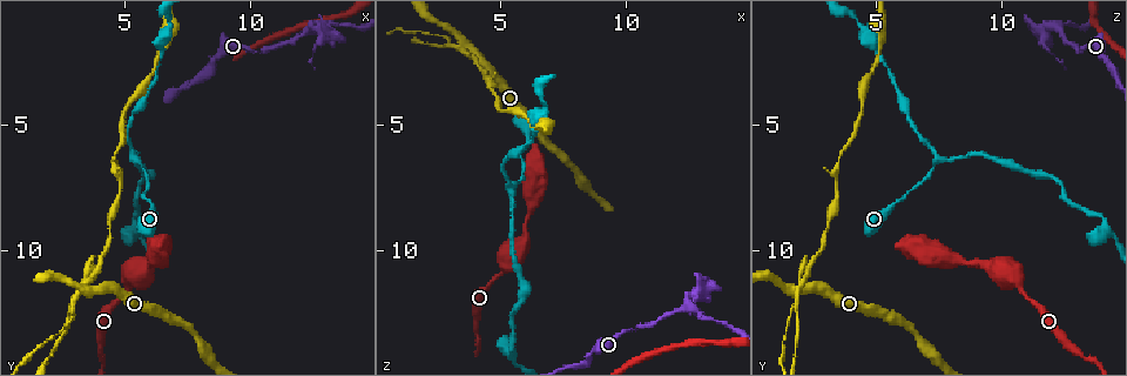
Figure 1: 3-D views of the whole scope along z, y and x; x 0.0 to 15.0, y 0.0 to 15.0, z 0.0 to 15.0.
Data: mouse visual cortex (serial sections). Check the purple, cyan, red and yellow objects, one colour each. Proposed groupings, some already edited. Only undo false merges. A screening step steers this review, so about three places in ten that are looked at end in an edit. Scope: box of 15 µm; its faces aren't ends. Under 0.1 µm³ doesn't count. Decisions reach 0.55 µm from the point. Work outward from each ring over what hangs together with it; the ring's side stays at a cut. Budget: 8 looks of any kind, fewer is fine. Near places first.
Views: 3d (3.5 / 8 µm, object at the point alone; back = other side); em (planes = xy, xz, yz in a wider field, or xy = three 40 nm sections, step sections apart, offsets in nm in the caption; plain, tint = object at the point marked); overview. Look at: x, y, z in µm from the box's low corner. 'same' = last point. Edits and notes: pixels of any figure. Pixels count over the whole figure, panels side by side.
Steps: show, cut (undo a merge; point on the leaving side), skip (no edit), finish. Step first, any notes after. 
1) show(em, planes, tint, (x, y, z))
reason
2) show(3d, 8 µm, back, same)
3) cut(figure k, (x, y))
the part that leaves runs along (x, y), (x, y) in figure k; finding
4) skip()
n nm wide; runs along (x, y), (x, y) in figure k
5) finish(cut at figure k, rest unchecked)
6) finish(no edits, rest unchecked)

show(3d, 3.5 µm, (12.4, 1.1, 12.3))
calibre changes

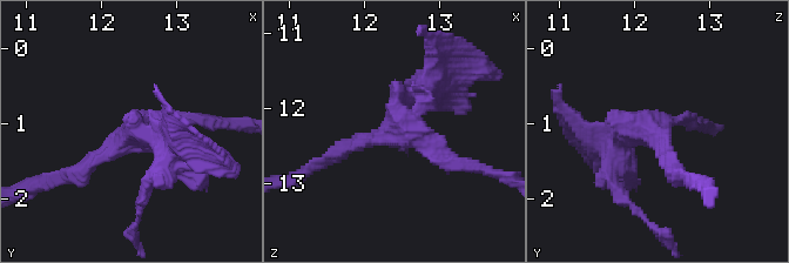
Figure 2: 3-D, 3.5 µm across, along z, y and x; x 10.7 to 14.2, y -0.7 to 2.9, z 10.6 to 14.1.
show(em, xy, step 5, tint, (12.45, 1.15, 12.25))
need the tissue

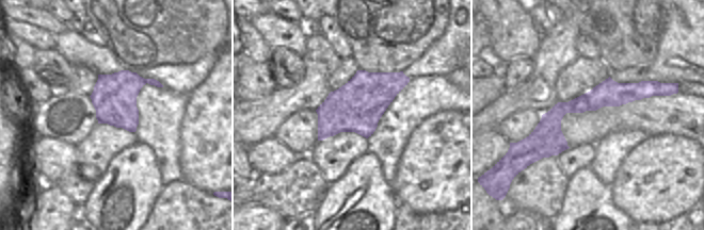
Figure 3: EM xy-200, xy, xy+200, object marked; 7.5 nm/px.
cut(figure 2, (180, 143))
the part that leaves runs along (161, 145), (132, 230) in figure 2; two cells meet here

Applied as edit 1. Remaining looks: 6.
show(overview)
see it whole again

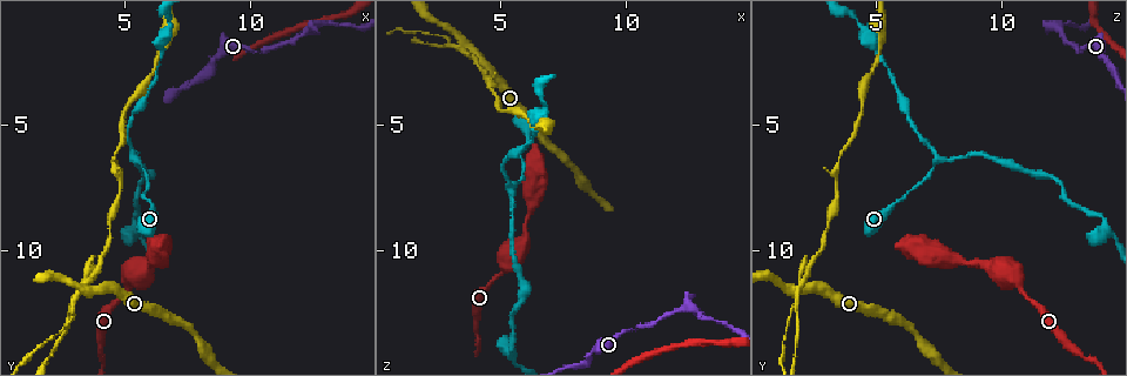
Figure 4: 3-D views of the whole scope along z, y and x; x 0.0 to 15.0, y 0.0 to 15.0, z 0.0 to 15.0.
show(3d, 3.5 µm, (14.2, 1.1, 13.1))

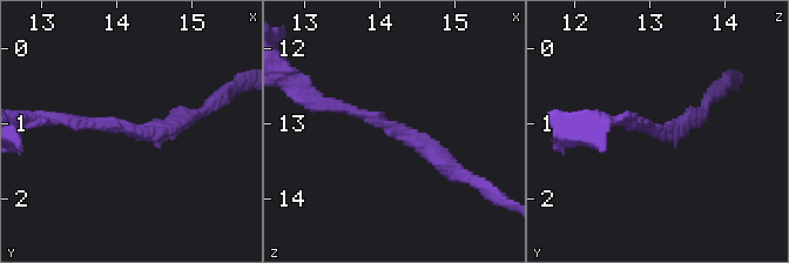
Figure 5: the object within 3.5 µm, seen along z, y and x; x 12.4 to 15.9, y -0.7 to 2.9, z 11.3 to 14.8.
show(em, xy, step 5, tint, (14.25, 1.05, 13.15))

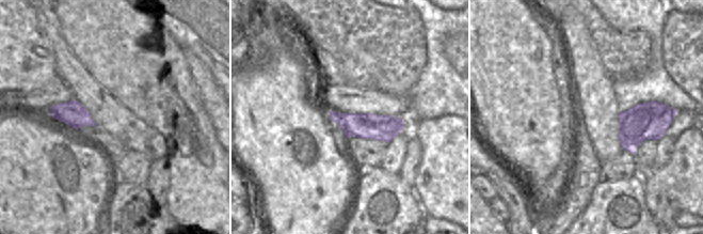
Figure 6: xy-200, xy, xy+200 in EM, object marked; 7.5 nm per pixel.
skip()
arms of 150, 250 nm; runs along (328, 103), (418, 140), (451, 179) in figure 5; one cell here

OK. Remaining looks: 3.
finish(cut at figure 2, rest unchecked)

